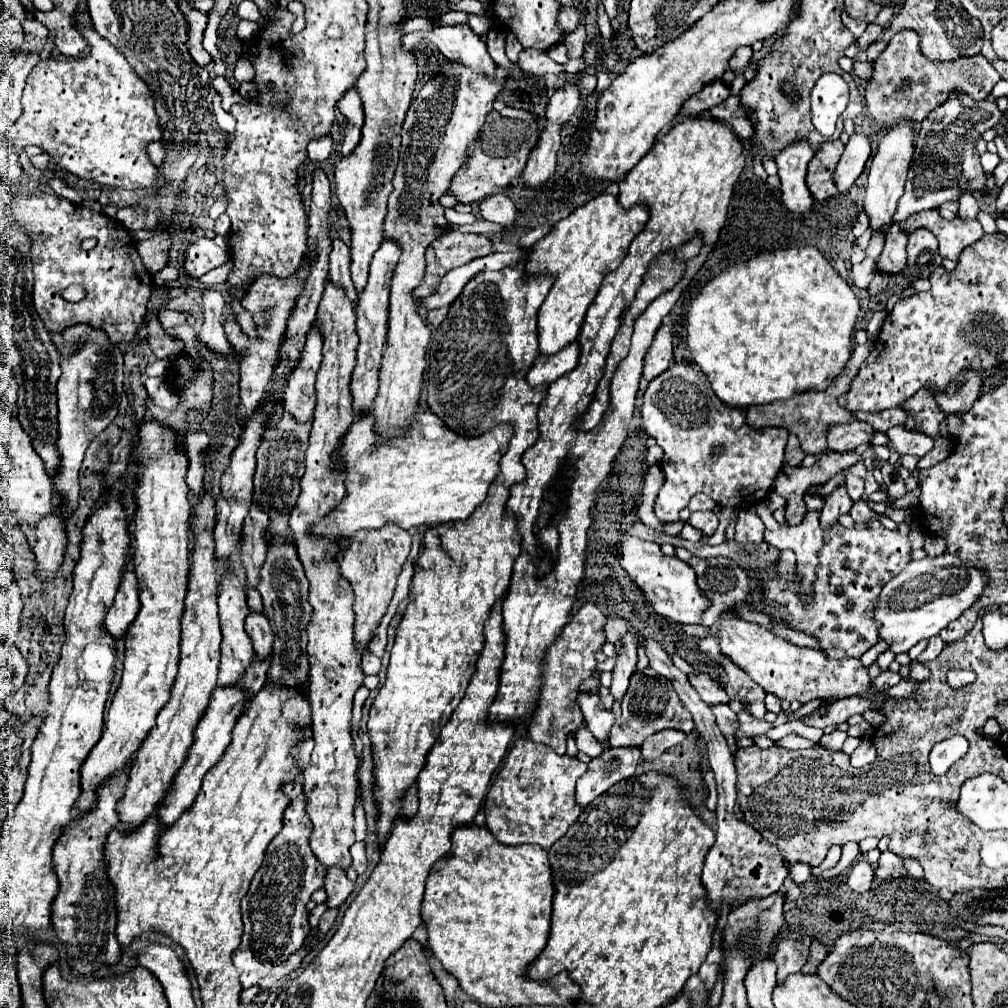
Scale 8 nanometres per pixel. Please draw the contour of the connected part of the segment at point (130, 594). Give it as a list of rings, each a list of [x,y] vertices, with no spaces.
[[[132,570],[122,576],[114,604],[106,614],[106,628],[118,640],[122,638],[138,614],[138,580]]]

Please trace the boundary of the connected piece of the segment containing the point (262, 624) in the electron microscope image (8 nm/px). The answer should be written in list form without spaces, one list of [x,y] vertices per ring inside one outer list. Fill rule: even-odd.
[[[250,612],[246,618],[246,630],[248,630],[248,636],[252,638],[256,656],[268,658],[272,652],[272,642],[274,642],[274,634],[268,624],[268,618],[260,612]]]

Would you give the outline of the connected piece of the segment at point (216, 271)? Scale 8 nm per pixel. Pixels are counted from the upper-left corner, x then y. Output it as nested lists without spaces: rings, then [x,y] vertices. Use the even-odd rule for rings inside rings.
[[[232,259],[228,260],[226,264],[218,266],[212,269],[210,272],[206,273],[204,276],[200,277],[198,280],[201,283],[209,286],[215,286],[227,281],[228,274],[233,268]]]

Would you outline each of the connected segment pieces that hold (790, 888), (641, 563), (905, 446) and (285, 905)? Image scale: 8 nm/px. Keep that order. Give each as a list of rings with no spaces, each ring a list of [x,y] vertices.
[[[786,861],[786,868],[788,870],[788,874],[783,884],[786,890],[784,894],[784,904],[790,904],[790,902],[796,901],[802,892],[800,887],[797,884],[795,884],[795,882],[791,878],[790,865],[787,861]]]
[[[626,536],[620,540],[618,556],[620,556],[620,566],[630,578],[630,582],[642,590],[648,604],[658,616],[678,624],[698,624],[702,612],[708,608],[708,600],[698,588],[696,574],[686,562],[678,560],[676,556],[662,554],[656,542],[646,542],[634,536]]]
[[[894,426],[886,432],[888,436],[888,444],[886,448],[898,452],[898,454],[916,454],[916,456],[924,456],[932,450],[934,442],[930,436],[926,434],[918,434],[918,432],[908,432],[902,426]]]
[[[292,782],[284,790],[292,802],[284,812],[284,828],[280,834],[268,844],[264,862],[260,870],[254,874],[248,894],[242,898],[242,922],[244,934],[242,944],[232,954],[232,962],[242,972],[240,984],[242,988],[252,988],[262,980],[276,962],[284,962],[288,954],[296,954],[304,944],[306,934],[310,932],[306,902],[312,892],[324,886],[324,866],[316,860],[310,850],[308,838],[312,834],[312,822],[306,814],[306,798],[302,788],[296,788]]]

